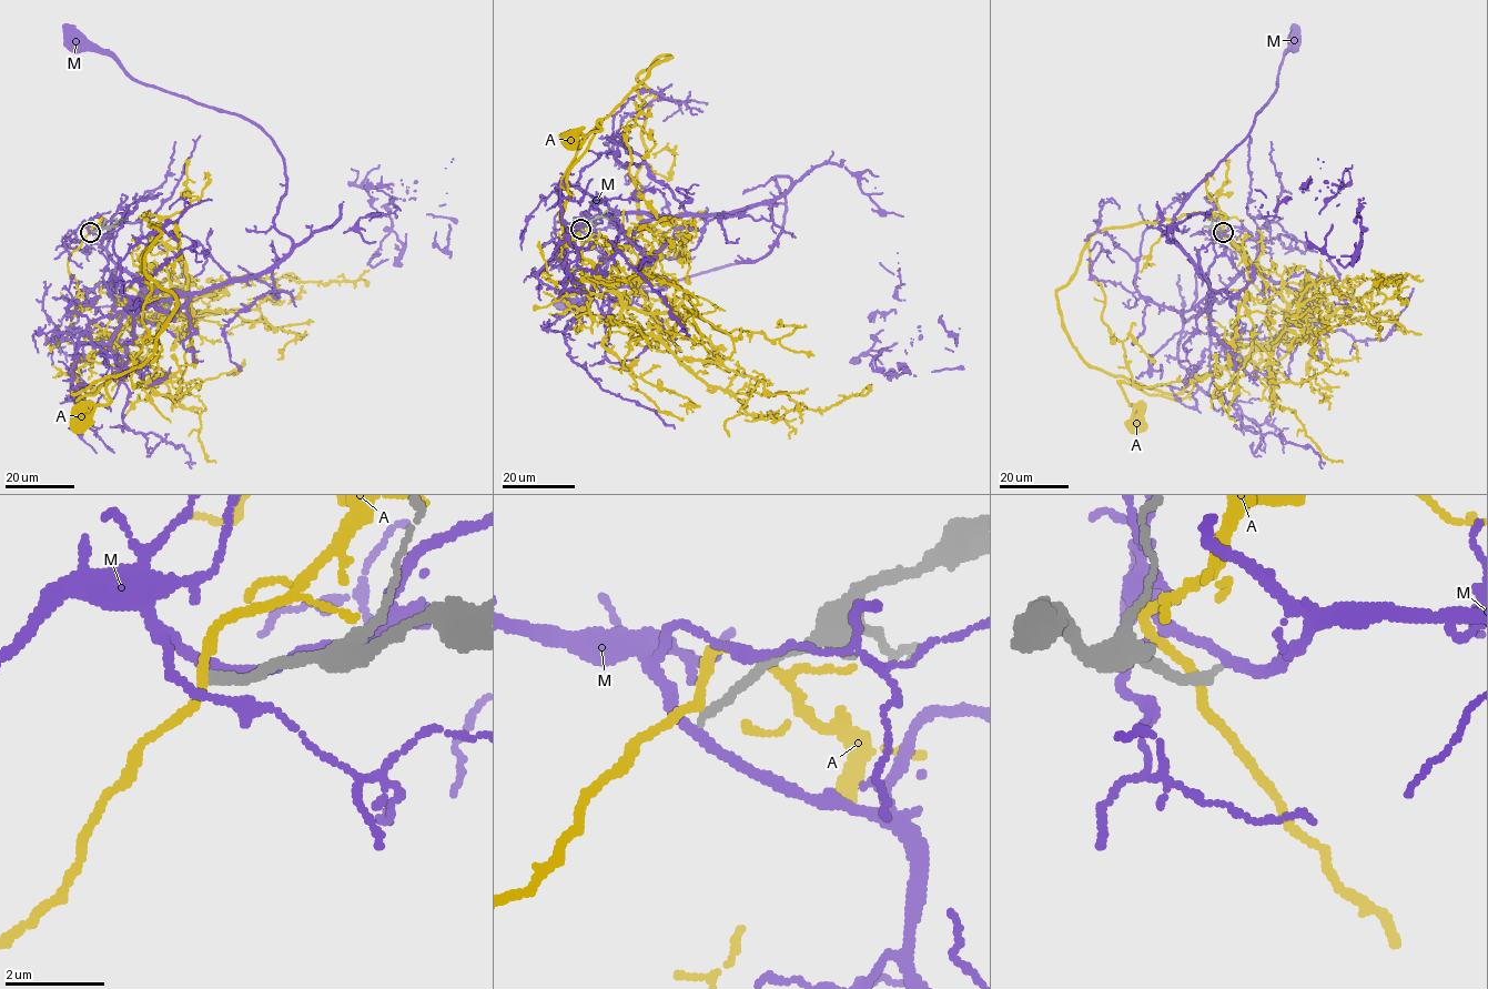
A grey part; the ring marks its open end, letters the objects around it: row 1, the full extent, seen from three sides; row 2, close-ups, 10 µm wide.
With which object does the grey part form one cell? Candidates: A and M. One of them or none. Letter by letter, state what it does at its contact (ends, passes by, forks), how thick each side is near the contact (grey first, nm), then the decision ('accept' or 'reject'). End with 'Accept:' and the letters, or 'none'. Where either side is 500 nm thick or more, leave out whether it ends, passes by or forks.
A: it passes by | 200/170 nm | reject
M: it passes by | 190/200 nm | reject
Accept: none

